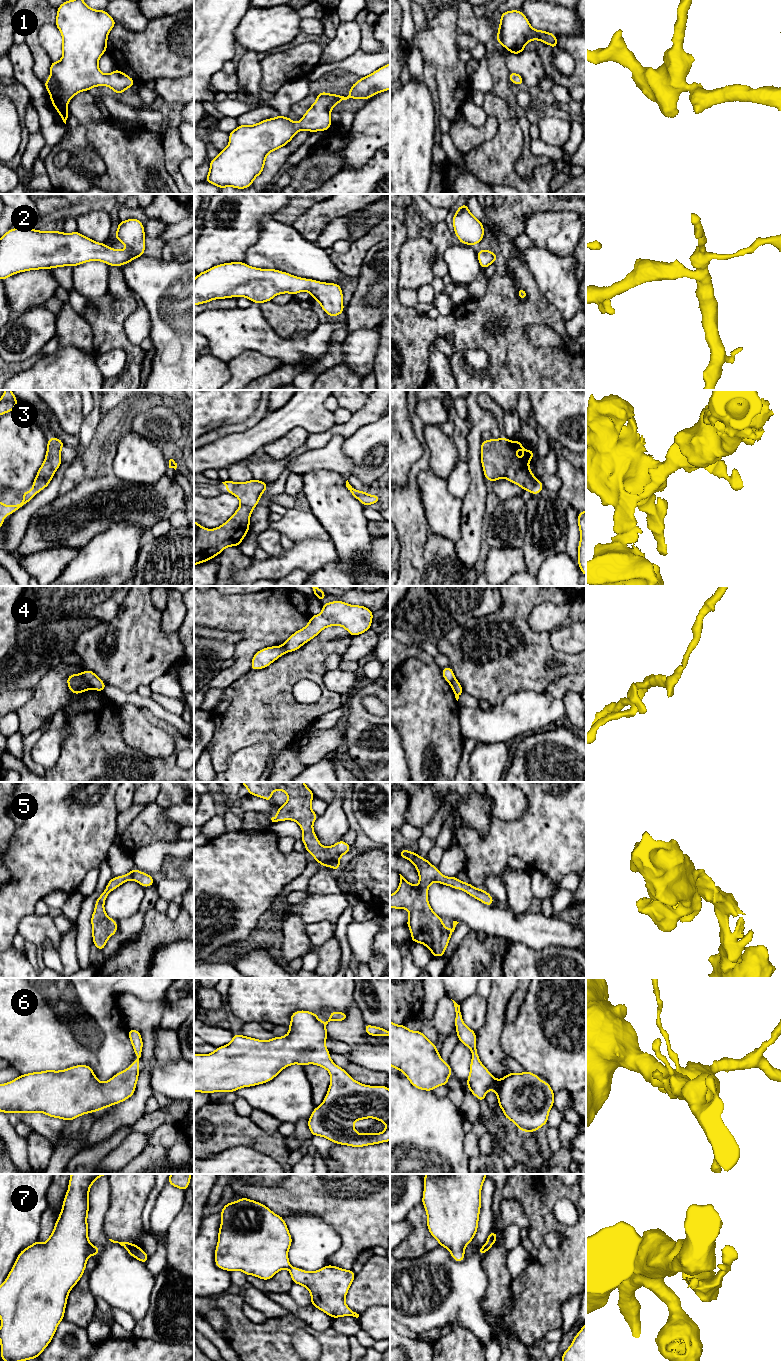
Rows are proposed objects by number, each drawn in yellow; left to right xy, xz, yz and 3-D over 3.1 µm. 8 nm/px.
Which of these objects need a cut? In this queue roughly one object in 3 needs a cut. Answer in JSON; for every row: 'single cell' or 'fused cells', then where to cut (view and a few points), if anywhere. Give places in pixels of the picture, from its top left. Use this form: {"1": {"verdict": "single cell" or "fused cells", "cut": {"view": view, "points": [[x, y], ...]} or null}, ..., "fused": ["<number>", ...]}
{"1": {"verdict": "single cell", "cut": null}, "2": {"verdict": "single cell", "cut": null}, "3": {"verdict": "single cell", "cut": null}, "4": {"verdict": "fused cells", "cut": {"view": "xy", "points": [[80, 673], [92, 687]]}}, "5": {"verdict": "single cell", "cut": null}, "6": {"verdict": "single cell", "cut": null}, "7": {"verdict": "fused cells", "cut": {"view": "xz", "points": [[290, 1266], [288, 1269]]}}, "fused": ["4", "7"]}

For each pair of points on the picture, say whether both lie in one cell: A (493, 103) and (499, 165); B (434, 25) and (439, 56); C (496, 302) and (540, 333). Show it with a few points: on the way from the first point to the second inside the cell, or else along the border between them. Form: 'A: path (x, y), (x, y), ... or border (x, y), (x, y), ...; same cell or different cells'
A: path (504, 118), (504, 150); same cell
B: path (439, 33), (439, 48); same cell
C: border (553, 329), (543, 325), (529, 325), (526, 334); different cells

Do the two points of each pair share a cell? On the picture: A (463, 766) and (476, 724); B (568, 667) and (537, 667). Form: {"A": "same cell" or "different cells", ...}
{"A": "different cells", "B": "same cell"}

